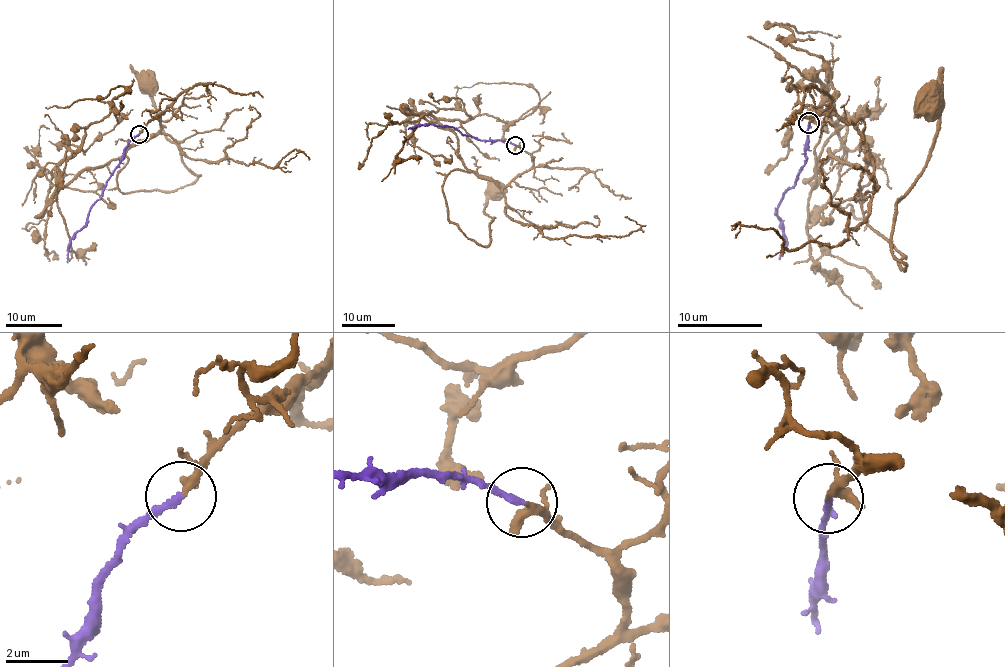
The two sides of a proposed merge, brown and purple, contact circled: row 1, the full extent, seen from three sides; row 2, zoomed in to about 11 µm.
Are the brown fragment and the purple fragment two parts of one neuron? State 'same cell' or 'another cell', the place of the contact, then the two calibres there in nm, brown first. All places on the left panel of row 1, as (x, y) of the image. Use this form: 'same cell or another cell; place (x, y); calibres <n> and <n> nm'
same cell; place (139, 134); calibres 170 and 200 nm

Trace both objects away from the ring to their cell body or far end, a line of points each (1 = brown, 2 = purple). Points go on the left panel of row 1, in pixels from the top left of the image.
1: (140, 134), (164, 111), (159, 132), (126, 152), (118, 188), (183, 188), (196, 178), (144, 84)
2: (138, 134), (124, 151), (124, 160), (109, 179), (101, 197), (92, 207), (84, 228), (71, 240), (67, 262)

